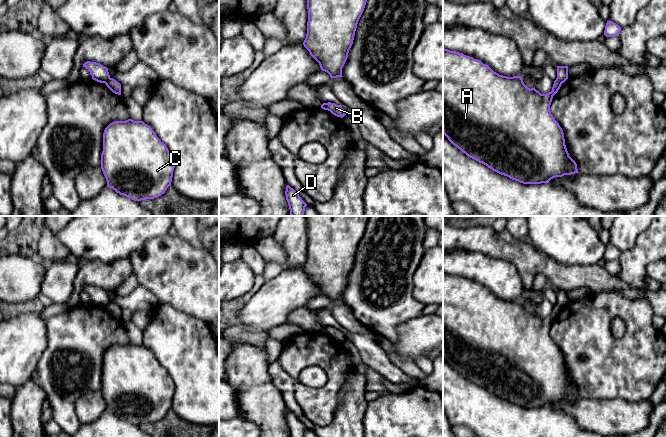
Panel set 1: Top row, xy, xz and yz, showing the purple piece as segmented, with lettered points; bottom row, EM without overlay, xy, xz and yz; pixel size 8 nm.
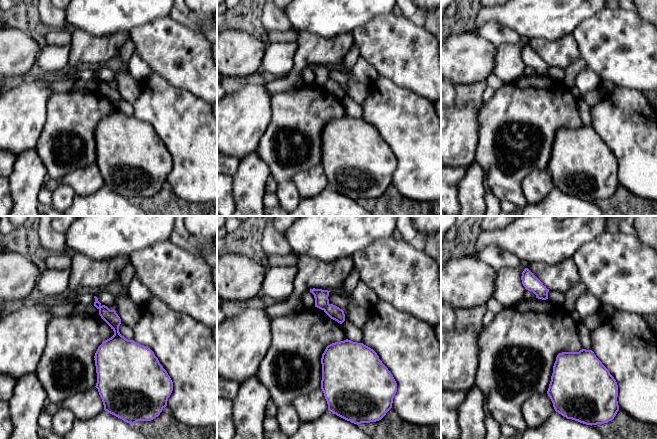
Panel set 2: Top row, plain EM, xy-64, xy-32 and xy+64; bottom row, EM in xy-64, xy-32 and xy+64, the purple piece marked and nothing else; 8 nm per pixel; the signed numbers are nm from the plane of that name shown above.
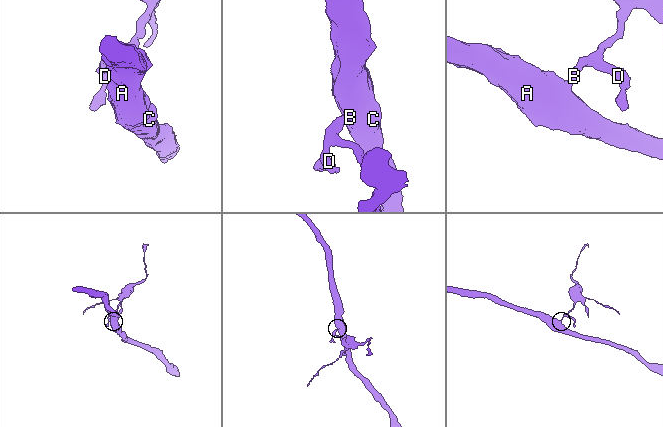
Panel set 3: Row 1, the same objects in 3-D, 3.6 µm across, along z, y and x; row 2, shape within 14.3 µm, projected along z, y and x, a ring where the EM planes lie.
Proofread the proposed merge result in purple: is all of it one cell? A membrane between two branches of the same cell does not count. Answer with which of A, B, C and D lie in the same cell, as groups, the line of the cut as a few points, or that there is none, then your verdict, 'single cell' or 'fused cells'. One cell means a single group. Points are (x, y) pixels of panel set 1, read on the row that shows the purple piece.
A B C / D | yz (555, 80), (561, 83) | fused cells

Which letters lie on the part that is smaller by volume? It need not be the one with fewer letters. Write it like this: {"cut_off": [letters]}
{"cut_off": ["D"]}

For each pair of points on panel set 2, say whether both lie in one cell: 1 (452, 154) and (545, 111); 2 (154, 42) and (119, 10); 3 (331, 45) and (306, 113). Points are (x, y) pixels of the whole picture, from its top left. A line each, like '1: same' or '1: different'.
1: different
2: different
3: different

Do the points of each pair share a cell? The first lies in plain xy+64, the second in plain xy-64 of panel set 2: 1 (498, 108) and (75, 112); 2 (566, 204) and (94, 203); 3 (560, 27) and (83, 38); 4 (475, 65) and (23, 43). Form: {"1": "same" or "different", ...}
{"1": "same", "2": "same", "3": "different", "4": "same"}

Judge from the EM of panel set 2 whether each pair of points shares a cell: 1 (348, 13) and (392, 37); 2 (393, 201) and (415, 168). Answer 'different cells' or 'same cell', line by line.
1: different cells
2: different cells

